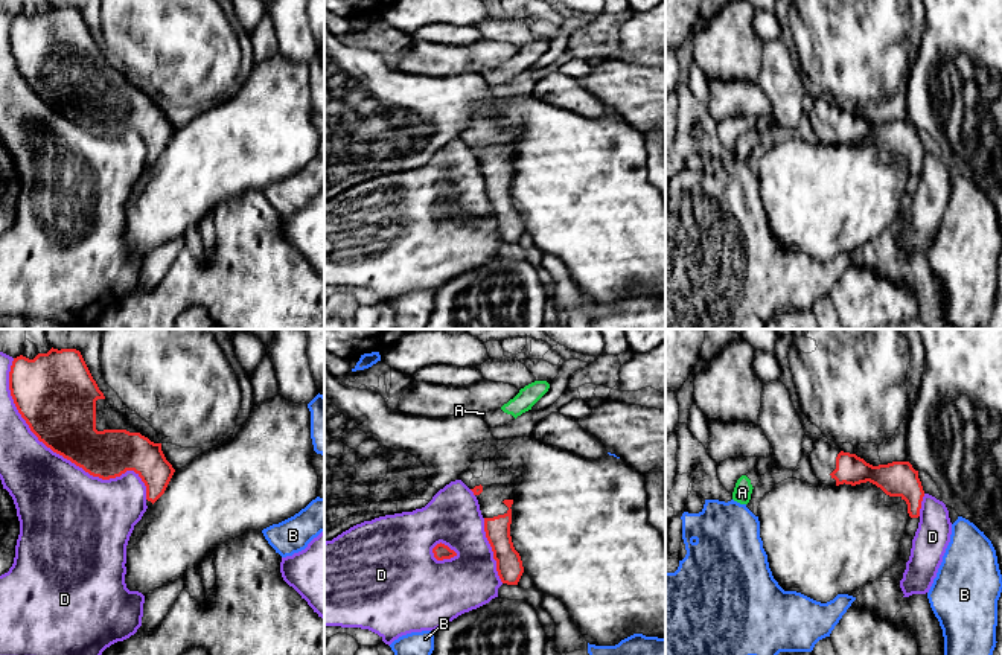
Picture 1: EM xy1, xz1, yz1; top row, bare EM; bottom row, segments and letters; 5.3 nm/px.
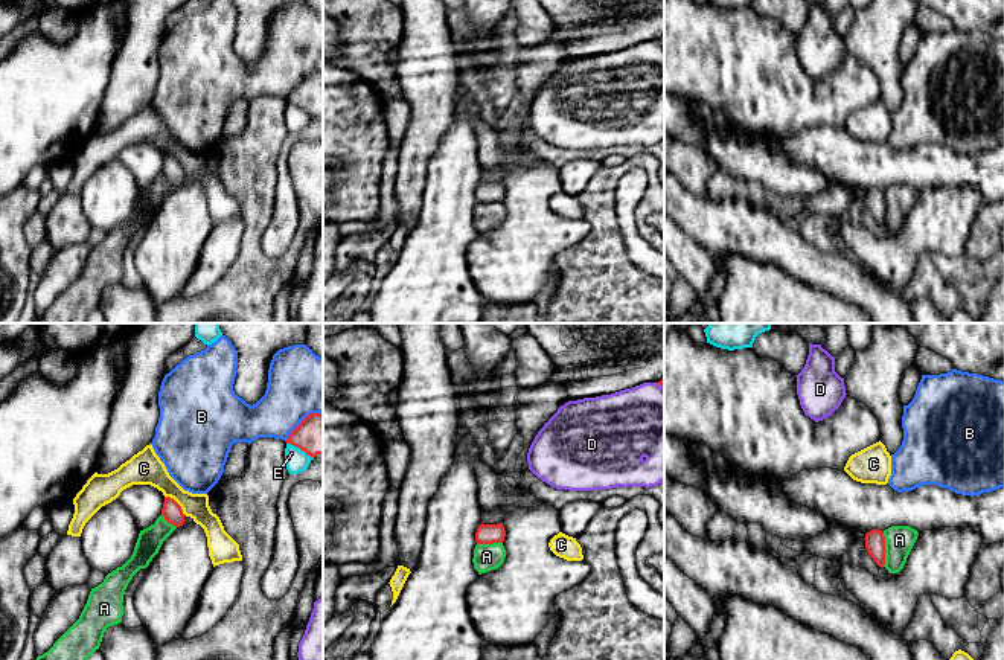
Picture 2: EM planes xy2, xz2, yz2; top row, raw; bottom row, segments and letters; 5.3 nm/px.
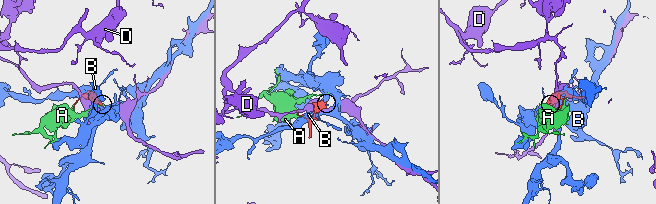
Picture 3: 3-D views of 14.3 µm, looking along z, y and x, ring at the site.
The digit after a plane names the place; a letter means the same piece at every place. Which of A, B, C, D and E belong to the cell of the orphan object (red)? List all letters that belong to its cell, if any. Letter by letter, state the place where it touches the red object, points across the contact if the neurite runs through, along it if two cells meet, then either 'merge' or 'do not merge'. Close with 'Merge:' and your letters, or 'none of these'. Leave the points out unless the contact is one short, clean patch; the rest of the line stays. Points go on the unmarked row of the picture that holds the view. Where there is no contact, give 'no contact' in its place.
A: yz2 (884, 208) | do not merge
B: xy2 (302, 80) | do not merge
C: xy2 (177, 162) | along xy2 (165, 154), (169, 154), (185, 173) | do not merge
D: xy1 (60, 113) | do not merge
E: xy2 (300, 107) | do not merge
Merge: none of these

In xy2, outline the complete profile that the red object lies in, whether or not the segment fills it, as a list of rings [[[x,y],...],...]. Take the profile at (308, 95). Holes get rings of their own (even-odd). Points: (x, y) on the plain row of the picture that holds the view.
[[[311,72],[308,73],[299,85],[296,85],[286,98],[308,114],[315,116],[323,113],[323,73]]]

